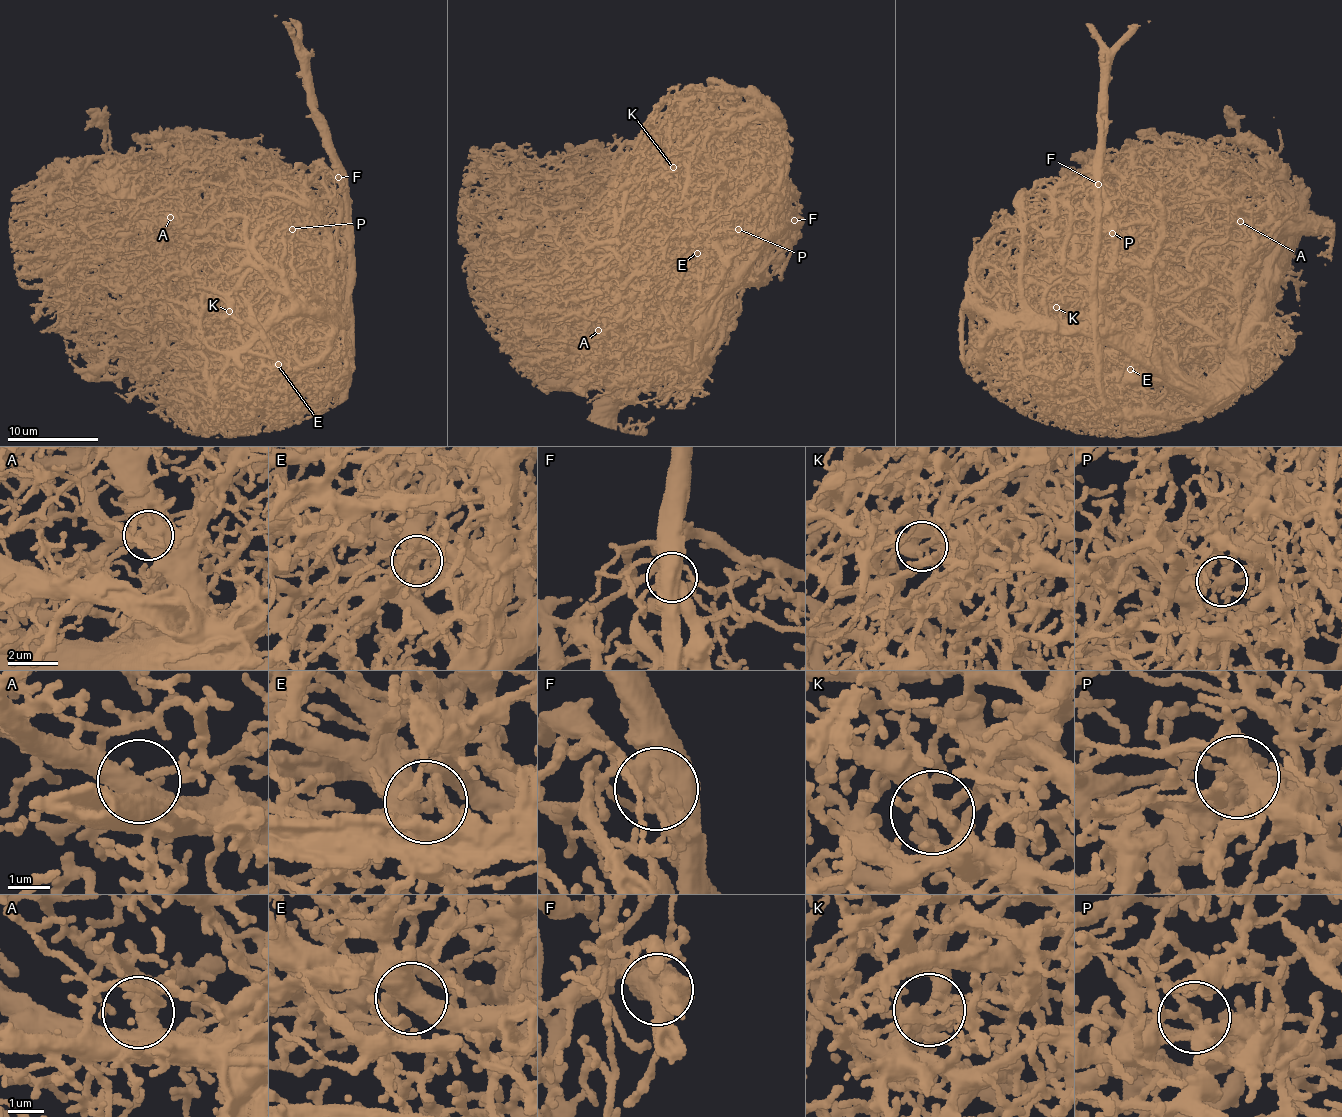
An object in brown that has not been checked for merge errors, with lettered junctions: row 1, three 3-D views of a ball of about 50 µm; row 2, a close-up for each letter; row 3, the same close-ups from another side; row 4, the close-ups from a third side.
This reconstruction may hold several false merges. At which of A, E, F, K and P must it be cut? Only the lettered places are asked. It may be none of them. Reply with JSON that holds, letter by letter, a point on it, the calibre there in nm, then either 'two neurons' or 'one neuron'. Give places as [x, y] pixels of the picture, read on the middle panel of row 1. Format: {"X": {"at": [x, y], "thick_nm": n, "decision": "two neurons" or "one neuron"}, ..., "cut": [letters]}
{"A": {"at": [598, 330], "thick_nm": 480, "decision": "one neuron"}, "E": {"at": [697, 253], "thick_nm": 380, "decision": "two neurons"}, "F": {"at": [794, 220], "thick_nm": 650, "decision": "two neurons"}, "K": {"at": [673, 167], "thick_nm": 280, "decision": "one neuron"}, "P": {"at": [738, 229], "thick_nm": 260, "decision": "two neurons"}, "cut": ["E", "F", "P"]}

